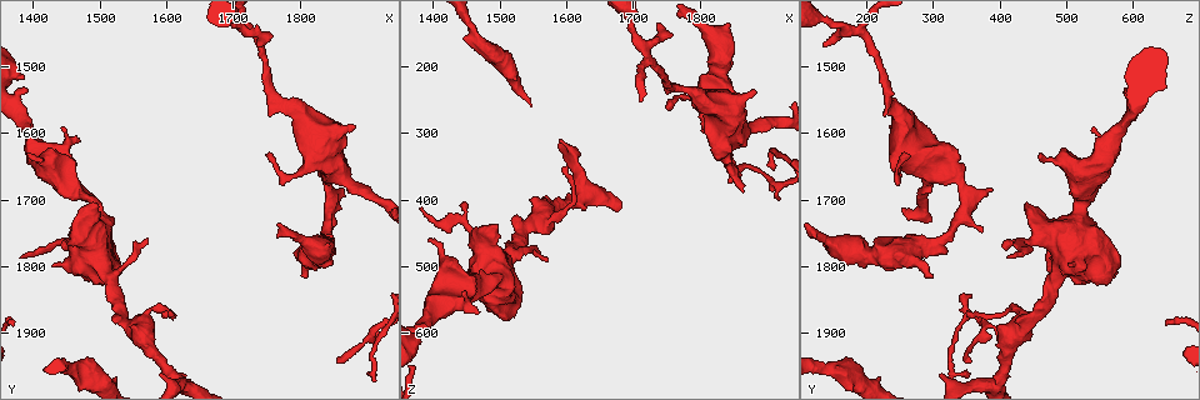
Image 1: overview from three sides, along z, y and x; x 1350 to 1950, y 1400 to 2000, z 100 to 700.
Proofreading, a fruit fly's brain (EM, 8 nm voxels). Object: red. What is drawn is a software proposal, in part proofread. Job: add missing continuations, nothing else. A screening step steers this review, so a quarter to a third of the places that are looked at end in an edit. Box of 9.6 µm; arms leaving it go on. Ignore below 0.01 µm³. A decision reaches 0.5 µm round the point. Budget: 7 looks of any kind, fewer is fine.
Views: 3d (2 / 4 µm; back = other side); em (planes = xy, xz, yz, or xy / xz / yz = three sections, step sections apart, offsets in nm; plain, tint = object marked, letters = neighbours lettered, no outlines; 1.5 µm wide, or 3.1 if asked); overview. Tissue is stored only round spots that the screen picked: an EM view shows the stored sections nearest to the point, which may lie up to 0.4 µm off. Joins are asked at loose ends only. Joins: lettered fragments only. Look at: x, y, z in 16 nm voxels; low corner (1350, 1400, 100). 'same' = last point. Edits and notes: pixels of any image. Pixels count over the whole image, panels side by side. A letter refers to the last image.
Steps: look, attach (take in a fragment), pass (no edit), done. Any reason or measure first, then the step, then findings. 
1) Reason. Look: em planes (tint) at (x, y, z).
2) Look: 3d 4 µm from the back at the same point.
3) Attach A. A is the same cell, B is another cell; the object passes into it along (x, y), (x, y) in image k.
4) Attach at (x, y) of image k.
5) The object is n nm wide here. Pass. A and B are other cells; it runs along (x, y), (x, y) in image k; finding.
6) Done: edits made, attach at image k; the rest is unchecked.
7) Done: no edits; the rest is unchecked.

Look: 3d 2 µm at (1395, 1630, 460).

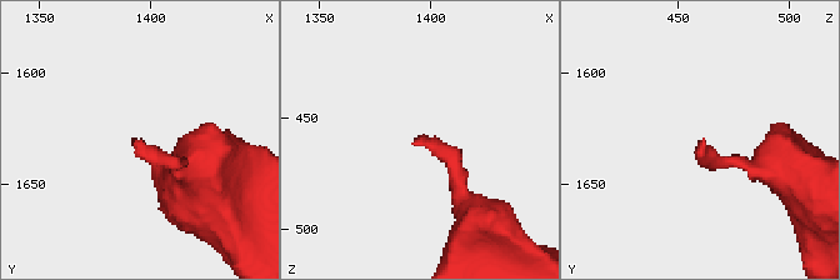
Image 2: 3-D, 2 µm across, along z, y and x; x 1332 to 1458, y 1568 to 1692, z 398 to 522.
Now the EM. Look: em planes (plain) at (1394, 1629, 462).

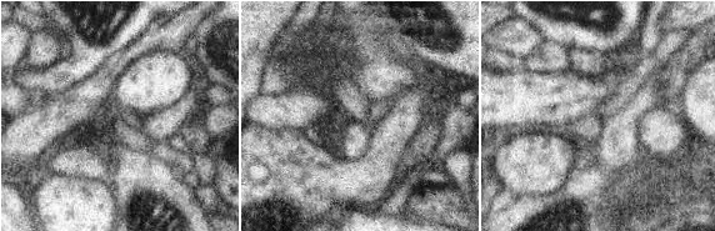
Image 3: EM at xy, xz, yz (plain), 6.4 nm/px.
What lies round it. Look: em planes (letters) at the same point.

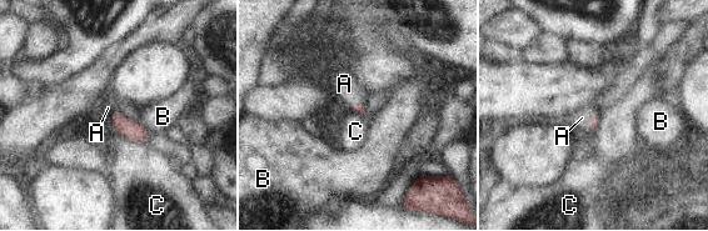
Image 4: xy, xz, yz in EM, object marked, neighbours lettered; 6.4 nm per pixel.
Attach A. A is the same cell, B and C are other cells; the object passes into it along (596, 119), (592, 120), (582, 117) in image 4; it goes on there.

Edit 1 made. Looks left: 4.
Redraw. Look: overview.

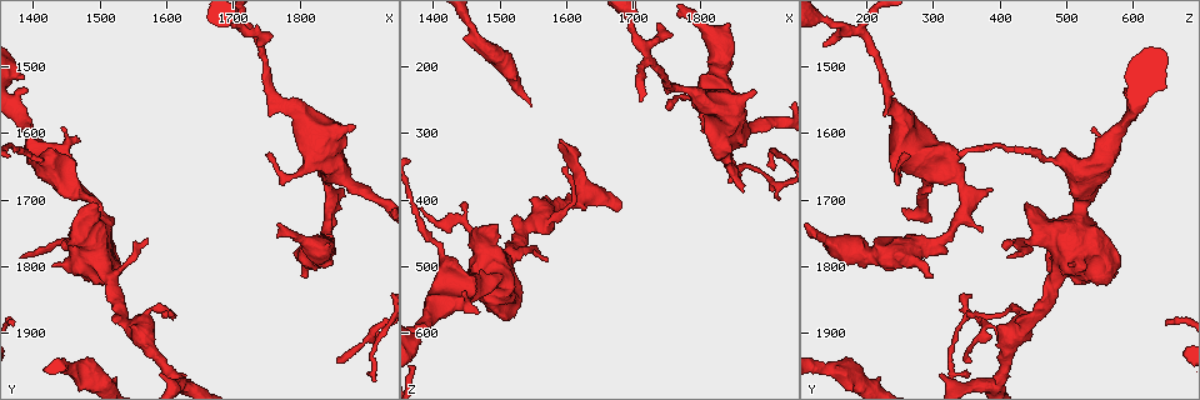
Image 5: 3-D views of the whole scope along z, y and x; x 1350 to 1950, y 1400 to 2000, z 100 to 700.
An open end. Look: 3d 4 µm at (1850, 1940, 360).

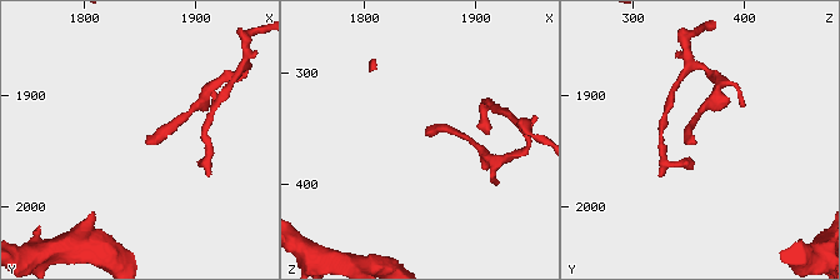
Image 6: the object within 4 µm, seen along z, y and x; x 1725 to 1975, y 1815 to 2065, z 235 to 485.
Need the tissue. Look: em planes (tint) at (1856, 1944, 356).

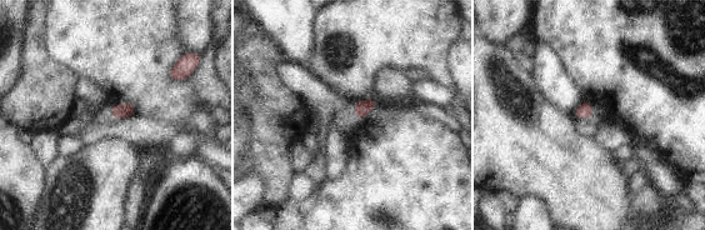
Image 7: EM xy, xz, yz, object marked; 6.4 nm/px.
Look: em planes (letters) at the same point.

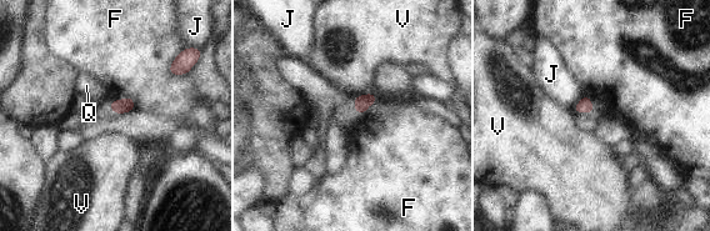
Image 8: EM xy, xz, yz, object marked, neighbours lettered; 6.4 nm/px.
Pass. F, J, Q and V are other cells; a border runs along (113, 100), (108, 108) in image 8; no lettered fragment goes on from it.

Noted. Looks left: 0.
Done: edits made, attach at image 4; the rest is unchecked.

